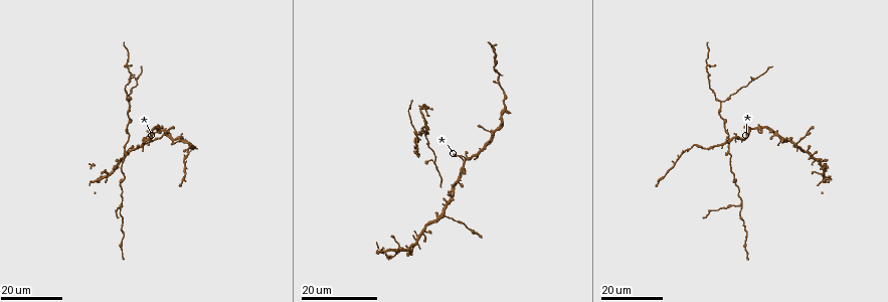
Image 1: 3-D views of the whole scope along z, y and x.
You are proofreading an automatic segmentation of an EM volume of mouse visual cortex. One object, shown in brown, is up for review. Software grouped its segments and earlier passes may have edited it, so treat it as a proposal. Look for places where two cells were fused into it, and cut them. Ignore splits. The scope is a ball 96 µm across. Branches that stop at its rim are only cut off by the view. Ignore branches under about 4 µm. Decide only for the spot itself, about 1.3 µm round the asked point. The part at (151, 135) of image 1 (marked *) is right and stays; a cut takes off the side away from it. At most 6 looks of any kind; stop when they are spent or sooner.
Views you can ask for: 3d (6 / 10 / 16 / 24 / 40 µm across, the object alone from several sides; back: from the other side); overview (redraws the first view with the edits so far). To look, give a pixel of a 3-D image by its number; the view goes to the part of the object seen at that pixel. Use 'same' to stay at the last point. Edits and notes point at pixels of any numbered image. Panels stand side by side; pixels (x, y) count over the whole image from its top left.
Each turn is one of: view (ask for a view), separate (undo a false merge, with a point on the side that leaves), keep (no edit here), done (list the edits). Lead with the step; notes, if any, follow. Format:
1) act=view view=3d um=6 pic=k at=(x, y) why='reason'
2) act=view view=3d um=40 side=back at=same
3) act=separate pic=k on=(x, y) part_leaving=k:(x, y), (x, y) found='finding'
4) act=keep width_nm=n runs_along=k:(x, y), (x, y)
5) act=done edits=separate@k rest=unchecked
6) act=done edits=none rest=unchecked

act=view view=3d um=24 pic=1 at=(739, 205) why='side arm on a straight run'

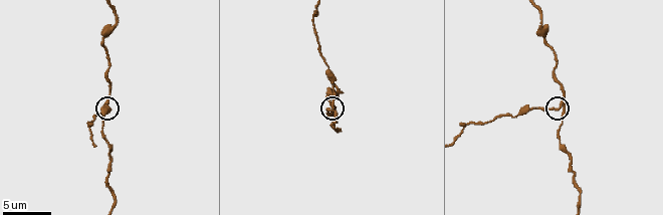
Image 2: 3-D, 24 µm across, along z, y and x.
act=view view=3d um=10 pic=2 at=(561, 107)

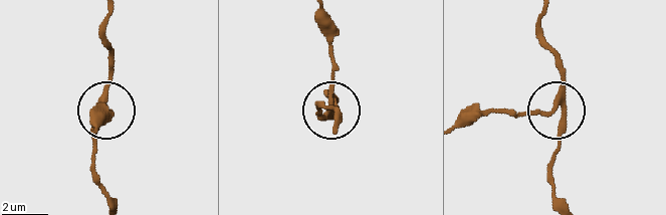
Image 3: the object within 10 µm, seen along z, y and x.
act=keep arms=3 runs_along=3:(541, 18), (537, 36), (561, 76), (557, 104), (499, 111) found='continuous, no second cell'

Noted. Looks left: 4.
act=view view=3d um=6 pic=2 at=(547, 42) why='calibre changes'

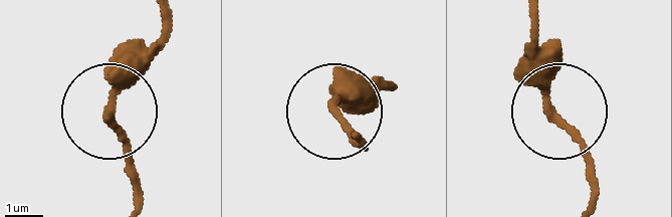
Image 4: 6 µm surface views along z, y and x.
act=keep runs_along=4:(532, 18), (535, 75), (596, 188) found='all the same cell'

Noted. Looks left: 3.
act=view view=3d um=24 pic=1 at=(720, 99) why='three arms meet'

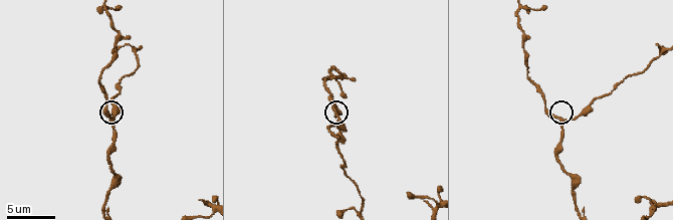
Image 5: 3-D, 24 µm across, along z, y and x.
act=view view=3d um=10 pic=5 at=(563, 122)

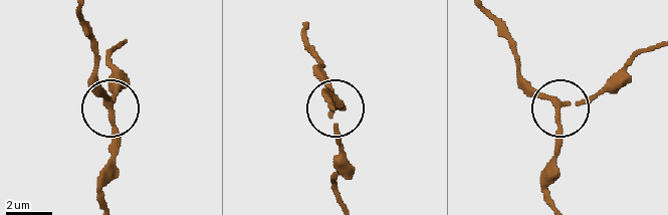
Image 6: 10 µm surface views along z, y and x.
act=view view=3d um=6 pic=6 at=(558, 102)

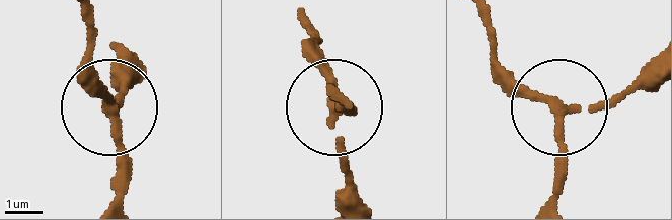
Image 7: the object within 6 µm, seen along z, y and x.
act=keep found='continuous, no second cell'

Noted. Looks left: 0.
act=done edits=none rest=unchecked

